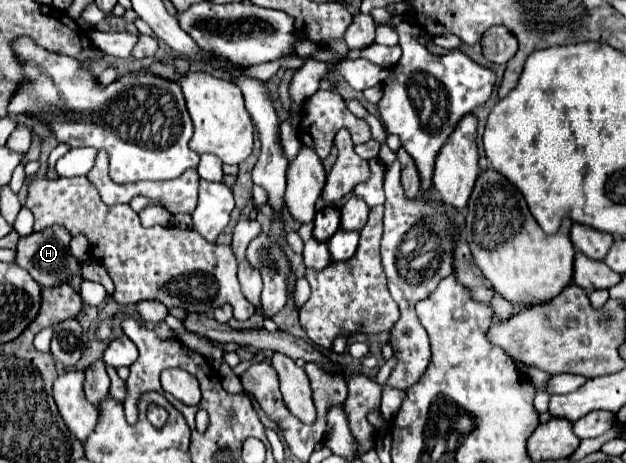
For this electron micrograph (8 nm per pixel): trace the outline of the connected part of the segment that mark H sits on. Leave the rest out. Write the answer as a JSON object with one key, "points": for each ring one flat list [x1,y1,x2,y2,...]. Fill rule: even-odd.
{"points":[[49,226,41,232,33,232,25,238,19,238,17,244,17,264,29,270,29,274,41,284,41,286,57,286,67,280,71,272,79,272,79,262,69,252,69,240,71,234,63,226]]}

